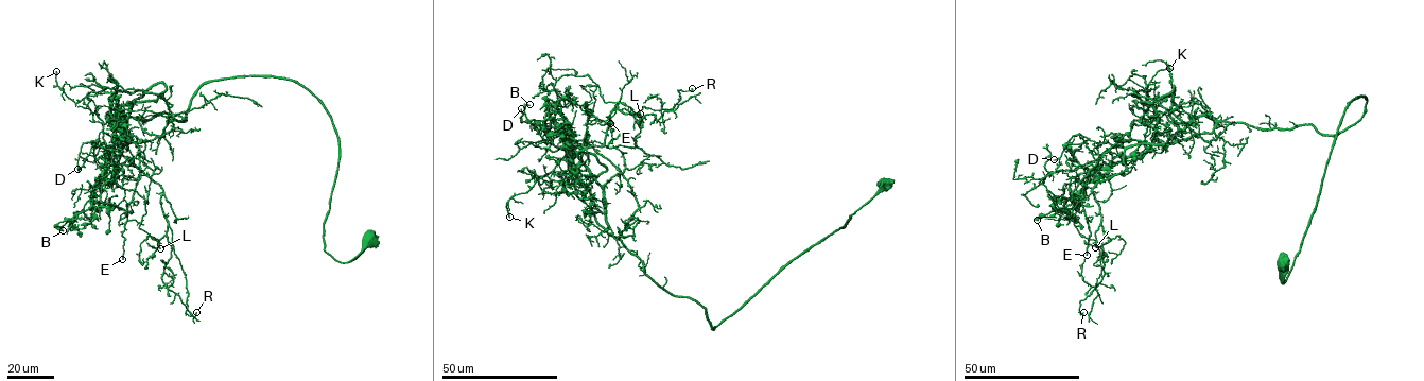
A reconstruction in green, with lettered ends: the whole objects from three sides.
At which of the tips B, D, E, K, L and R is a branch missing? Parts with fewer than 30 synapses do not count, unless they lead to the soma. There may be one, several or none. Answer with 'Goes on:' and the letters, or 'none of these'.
Goes on: E

